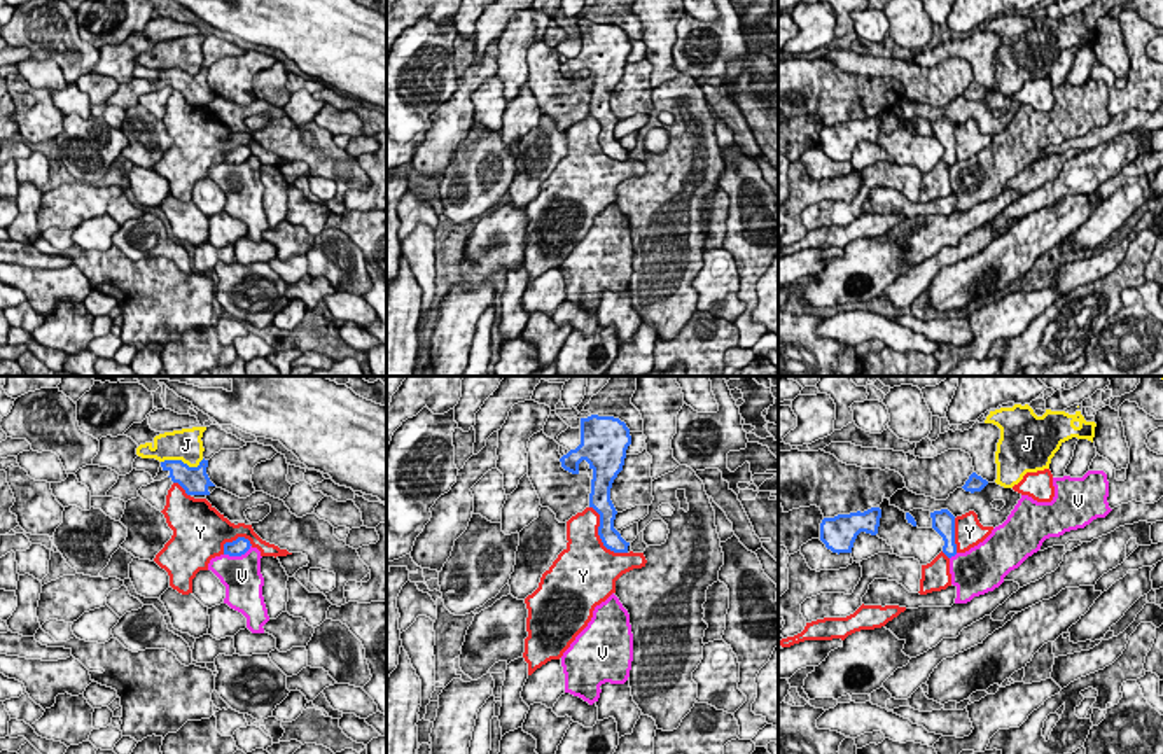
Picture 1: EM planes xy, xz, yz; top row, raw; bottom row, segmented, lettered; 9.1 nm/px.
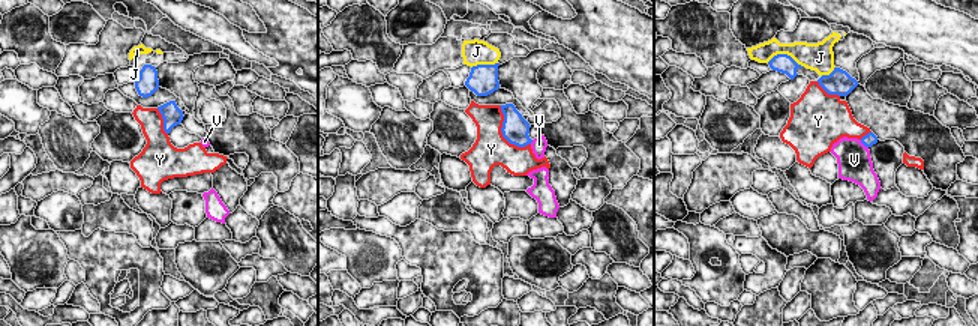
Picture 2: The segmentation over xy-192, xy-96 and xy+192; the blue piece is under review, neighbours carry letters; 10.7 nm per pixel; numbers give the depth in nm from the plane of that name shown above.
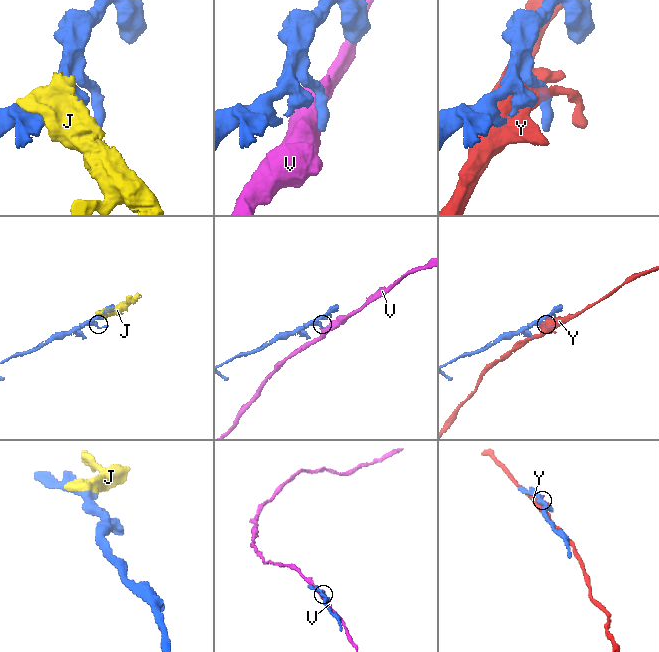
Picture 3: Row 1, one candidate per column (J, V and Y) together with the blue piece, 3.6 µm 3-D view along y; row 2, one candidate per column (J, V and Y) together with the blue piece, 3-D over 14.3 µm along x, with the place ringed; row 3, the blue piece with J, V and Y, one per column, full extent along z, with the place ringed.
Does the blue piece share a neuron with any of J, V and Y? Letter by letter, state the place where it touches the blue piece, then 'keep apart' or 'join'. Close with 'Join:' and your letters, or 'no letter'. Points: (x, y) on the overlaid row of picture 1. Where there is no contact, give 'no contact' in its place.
J: contact xy (182, 462); keep apart
V: contact xy (238, 555); keep apart
Y: contact xz (600, 537); keep apart
Join: no letter

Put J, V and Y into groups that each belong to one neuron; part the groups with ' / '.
J / V / Y

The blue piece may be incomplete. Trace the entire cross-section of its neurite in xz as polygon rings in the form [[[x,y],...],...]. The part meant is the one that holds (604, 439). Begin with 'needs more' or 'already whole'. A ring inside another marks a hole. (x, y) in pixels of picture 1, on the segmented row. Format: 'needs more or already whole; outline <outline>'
already whole; outline [[[591,415],[581,418],[581,444],[560,458],[561,467],[572,474],[579,474],[582,460],[589,464],[593,471],[589,507],[600,514],[598,535],[614,553],[628,553],[630,546],[614,528],[617,511],[610,500],[612,483],[623,471],[630,444],[631,436],[624,422]]]

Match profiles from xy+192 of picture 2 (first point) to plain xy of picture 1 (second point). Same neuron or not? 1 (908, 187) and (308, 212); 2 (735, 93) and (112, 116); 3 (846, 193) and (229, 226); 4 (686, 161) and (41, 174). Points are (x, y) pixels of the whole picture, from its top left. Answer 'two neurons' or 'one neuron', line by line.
1: one neuron
2: one neuron
3: one neuron
4: two neurons

